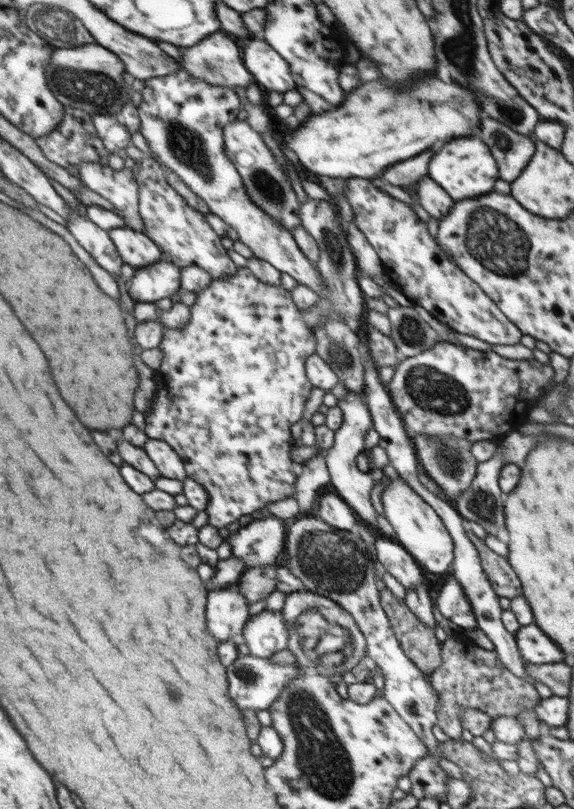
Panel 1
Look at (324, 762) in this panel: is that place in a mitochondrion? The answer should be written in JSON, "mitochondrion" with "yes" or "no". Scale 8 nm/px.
{"mitochondrion":"yes"}

